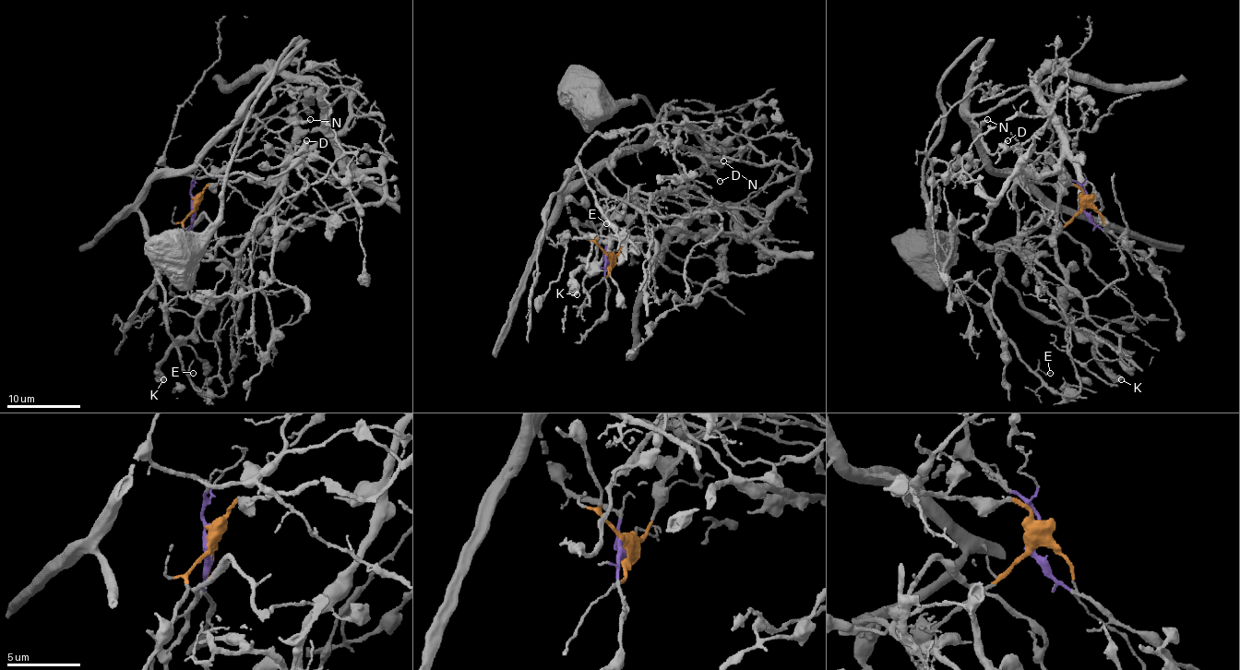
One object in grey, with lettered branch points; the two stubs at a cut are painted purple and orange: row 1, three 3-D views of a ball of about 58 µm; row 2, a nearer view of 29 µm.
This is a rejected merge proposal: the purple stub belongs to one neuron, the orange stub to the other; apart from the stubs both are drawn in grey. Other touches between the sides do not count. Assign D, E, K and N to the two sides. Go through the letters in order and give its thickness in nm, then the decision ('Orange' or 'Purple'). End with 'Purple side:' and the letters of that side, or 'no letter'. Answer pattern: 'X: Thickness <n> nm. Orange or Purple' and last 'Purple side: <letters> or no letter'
D: Thickness 180 nm. Purple
E: Thickness 120 nm. Purple
K: Thickness 500 nm. Orange
N: Thickness 320 nm. Purple
Purple side: D, E, N

